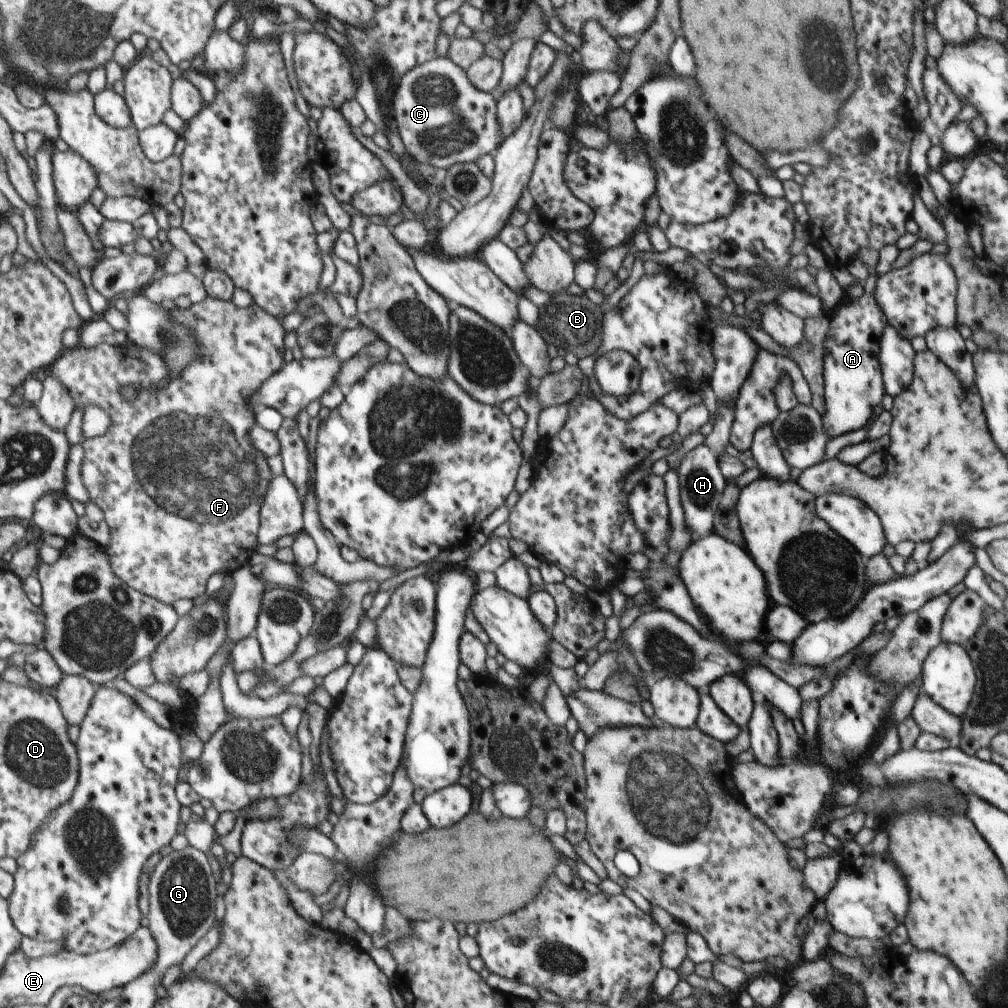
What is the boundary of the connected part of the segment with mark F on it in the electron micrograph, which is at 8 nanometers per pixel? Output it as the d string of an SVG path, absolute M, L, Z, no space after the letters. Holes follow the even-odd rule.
M206 297L202 302L193 304L188 309L176 307L169 312L169 316L176 325L189 329L197 343L199 353L191 363L184 366L181 375L168 380L169 383L163 390L160 390L158 382L163 378L168 378L171 374L165 358L154 349L142 348L140 344L130 342L126 344L102 343L93 349L78 345L74 350L68 349L68 352L63 354L63 358L57 360L50 375L58 377L69 388L75 400L75 408L80 405L84 410L85 406L98 405L106 410L111 418L110 428L102 436L91 439L84 438L82 442L84 458L81 464L81 479L89 492L90 500L103 510L105 521L109 526L111 542L107 551L111 556L113 571L133 589L174 606L177 600L195 599L200 594L204 594L204 586L212 574L216 574L216 572L231 574L242 566L250 564L249 560L256 552L256 546L260 543L257 537L261 521L260 509L271 476L267 457L250 442L249 433L257 424L256 414L258 410L251 410L249 401L257 390L265 384L266 380L270 379L286 364L283 354L285 350L284 336L287 332L284 331L279 319L260 308L256 303L243 308L237 307L232 301L223 301L212 297ZM125 384L132 384L138 388L138 397L133 402L126 402L118 393L118 389ZM153 385L156 385L158 390L152 390Z

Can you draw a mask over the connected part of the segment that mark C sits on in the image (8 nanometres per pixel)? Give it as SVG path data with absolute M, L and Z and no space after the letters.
M446 57L436 58L415 66L400 77L393 94L391 112L394 124L406 150L418 163L432 164L448 170L458 163L472 163L479 156L491 154L502 144L496 114L496 98L489 92L476 88L466 71Z

